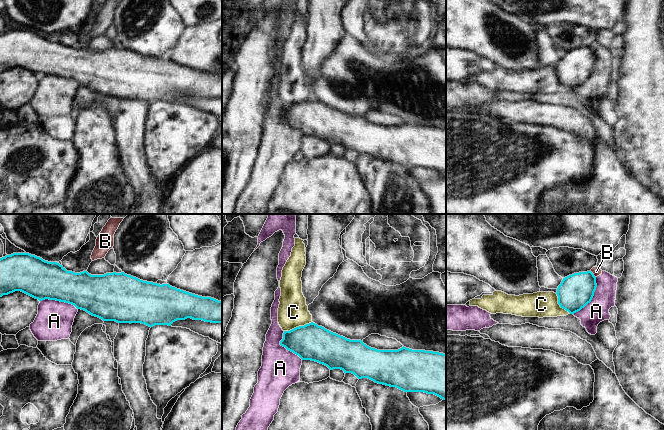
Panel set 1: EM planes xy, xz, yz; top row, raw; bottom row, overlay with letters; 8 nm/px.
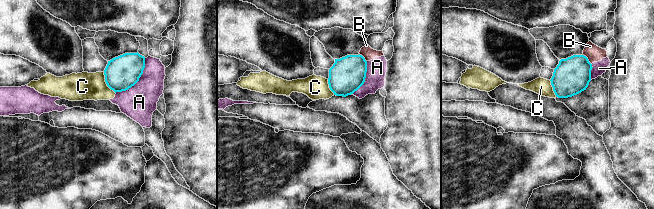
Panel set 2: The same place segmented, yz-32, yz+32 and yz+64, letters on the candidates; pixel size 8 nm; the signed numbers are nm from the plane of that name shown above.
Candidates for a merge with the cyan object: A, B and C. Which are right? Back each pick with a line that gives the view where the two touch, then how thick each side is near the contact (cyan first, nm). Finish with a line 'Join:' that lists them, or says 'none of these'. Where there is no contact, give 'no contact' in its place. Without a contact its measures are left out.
Join: none of these

